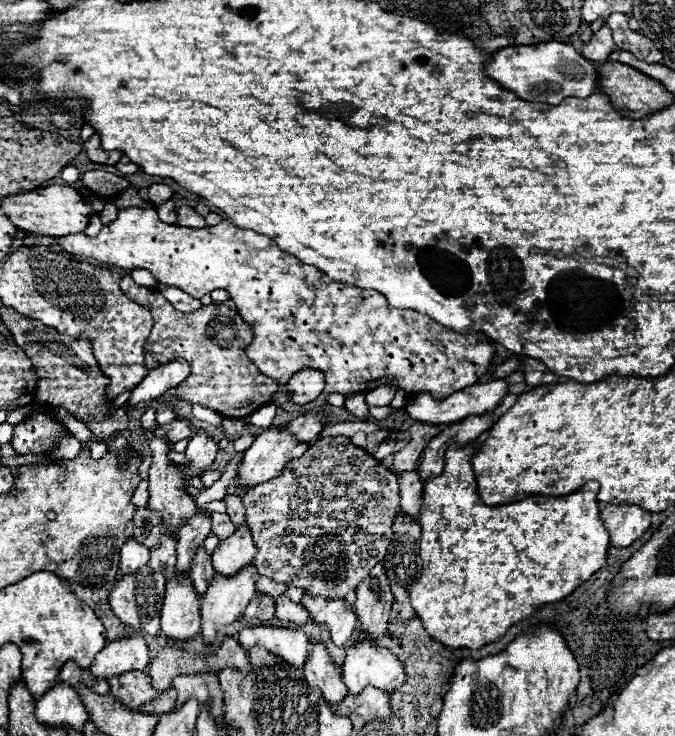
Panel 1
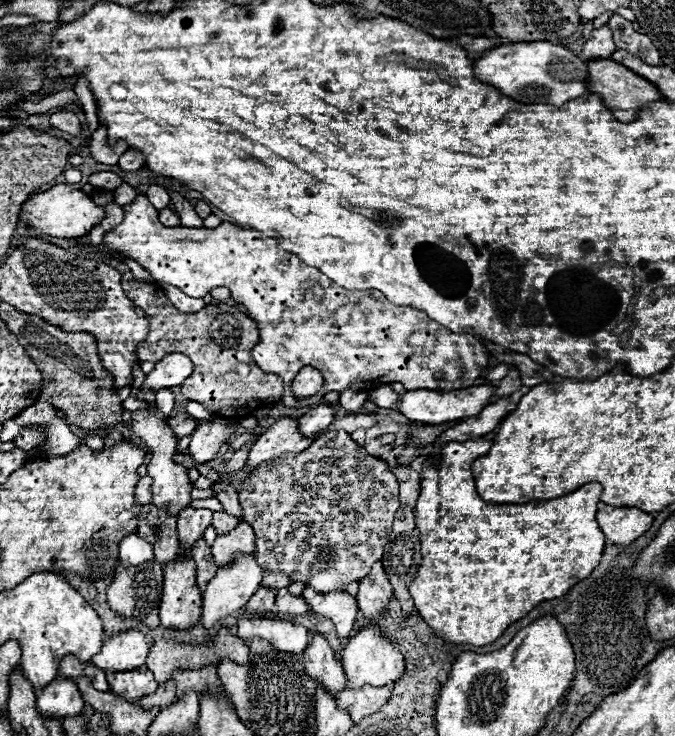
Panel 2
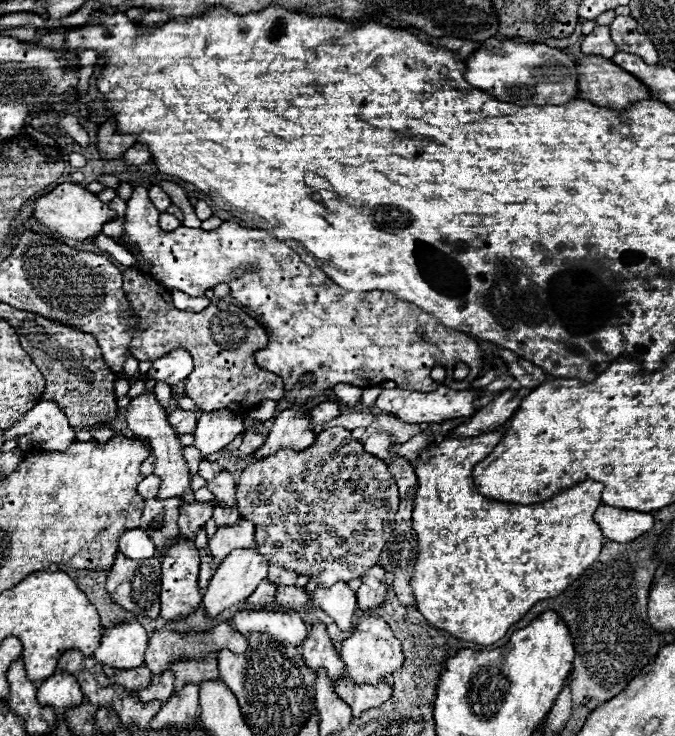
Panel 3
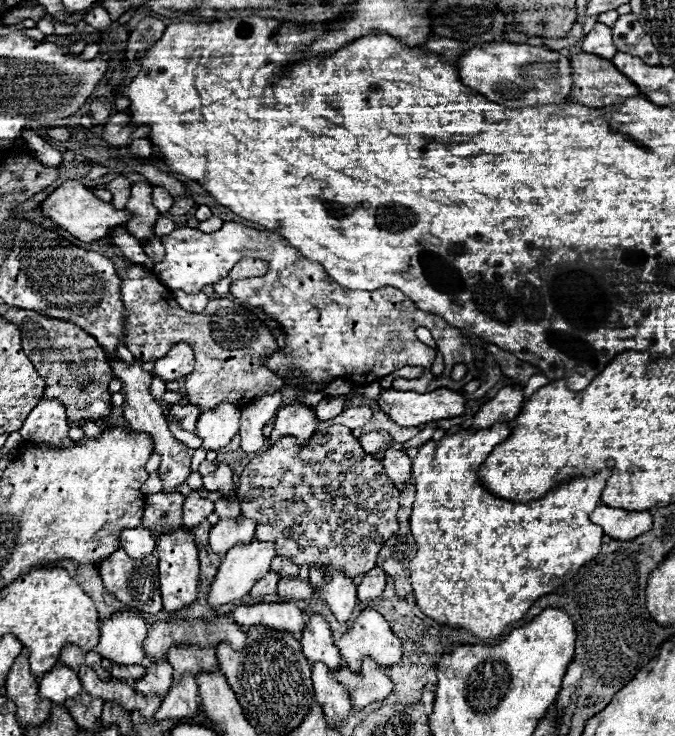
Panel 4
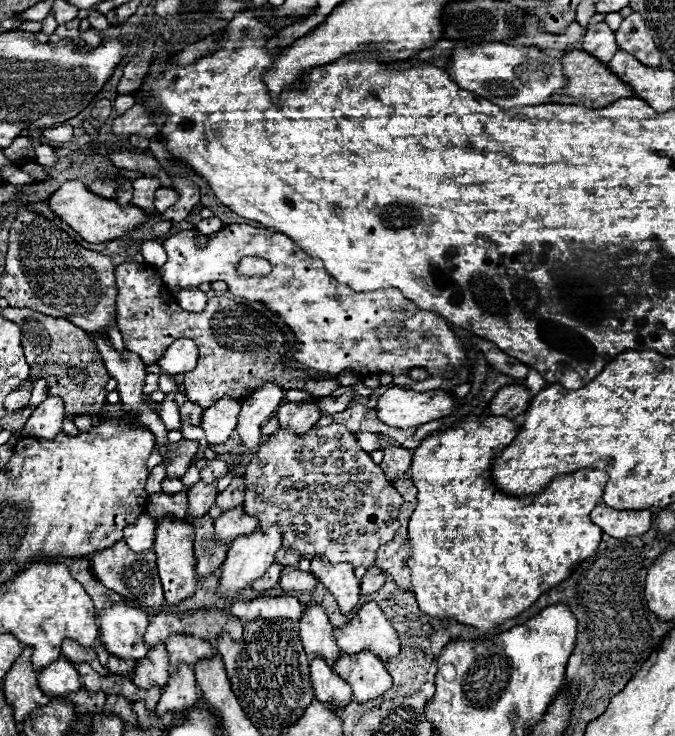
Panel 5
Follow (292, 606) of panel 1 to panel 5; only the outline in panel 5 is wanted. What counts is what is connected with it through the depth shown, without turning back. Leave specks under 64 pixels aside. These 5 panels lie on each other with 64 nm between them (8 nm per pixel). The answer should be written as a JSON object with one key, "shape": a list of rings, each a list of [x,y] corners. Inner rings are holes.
{"shape":[[[284,566],[280,576],[280,588],[284,592],[312,592],[316,586],[316,576],[312,572],[302,572],[298,566]]]}

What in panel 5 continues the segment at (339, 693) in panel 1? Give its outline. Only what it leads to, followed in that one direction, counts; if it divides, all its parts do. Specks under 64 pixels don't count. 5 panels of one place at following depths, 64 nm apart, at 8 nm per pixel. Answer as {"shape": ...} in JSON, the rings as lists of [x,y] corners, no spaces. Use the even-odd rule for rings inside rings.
{"shape":[[[308,604],[300,618],[300,638],[310,658],[322,656],[326,662],[334,662],[340,656],[340,648],[334,638],[334,628],[328,622],[322,604]]]}

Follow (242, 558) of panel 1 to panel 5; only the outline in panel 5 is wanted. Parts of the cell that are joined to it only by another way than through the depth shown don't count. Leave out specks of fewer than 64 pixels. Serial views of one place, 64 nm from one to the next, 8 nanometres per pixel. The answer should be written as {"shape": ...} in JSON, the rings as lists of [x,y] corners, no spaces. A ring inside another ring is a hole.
{"shape":[[[238,506],[238,508],[232,508],[228,512],[222,512],[222,516],[216,518],[214,528],[216,528],[214,540],[218,544],[220,542],[230,544],[234,540],[234,536],[242,536],[242,534],[254,532],[258,528],[258,518],[246,514],[244,506]]]}

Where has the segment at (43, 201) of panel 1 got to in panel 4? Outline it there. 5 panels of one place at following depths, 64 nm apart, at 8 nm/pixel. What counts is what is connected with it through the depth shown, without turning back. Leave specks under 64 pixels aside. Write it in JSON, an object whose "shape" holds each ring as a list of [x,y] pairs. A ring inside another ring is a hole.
{"shape":[[[66,180],[62,186],[58,186],[44,202],[42,202],[42,210],[44,214],[60,224],[64,230],[68,230],[70,234],[74,234],[76,238],[80,238],[82,242],[98,242],[106,236],[110,236],[110,232],[118,226],[126,226],[132,220],[132,212],[128,210],[116,210],[110,202],[104,202],[100,198],[96,198],[90,188],[86,188],[82,182],[78,180]]]}

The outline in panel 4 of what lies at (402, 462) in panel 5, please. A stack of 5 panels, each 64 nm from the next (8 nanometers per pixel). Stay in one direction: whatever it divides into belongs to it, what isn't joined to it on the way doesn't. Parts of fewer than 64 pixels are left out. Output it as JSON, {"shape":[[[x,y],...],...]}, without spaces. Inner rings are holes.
{"shape":[[[390,446],[386,450],[386,454],[384,454],[382,466],[384,466],[386,474],[390,476],[390,480],[398,488],[404,488],[404,484],[412,478],[412,458],[404,450],[400,450],[400,448]]]}

